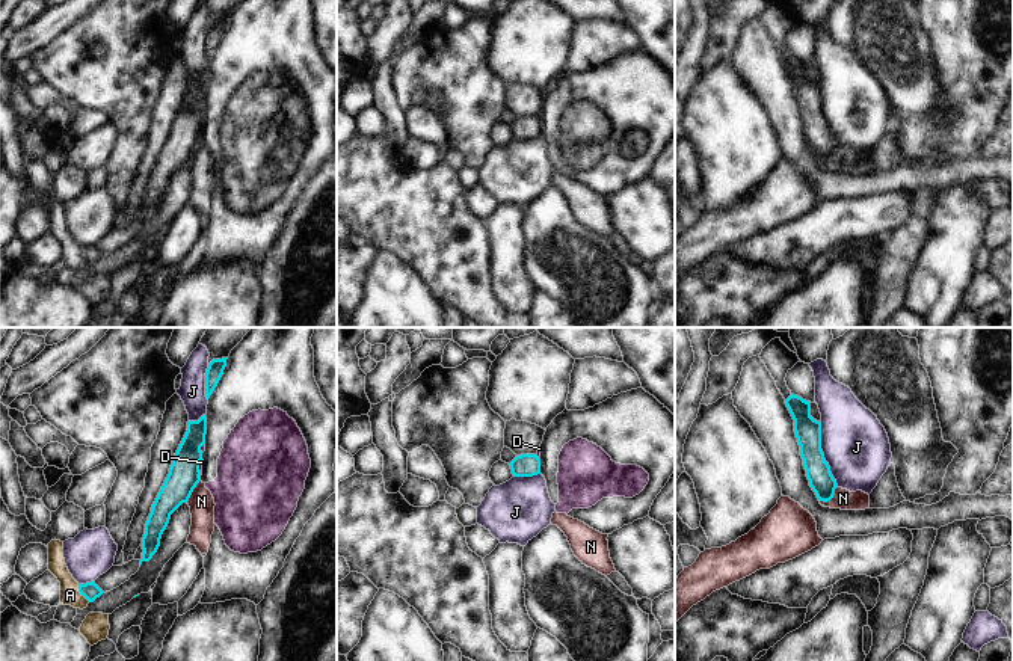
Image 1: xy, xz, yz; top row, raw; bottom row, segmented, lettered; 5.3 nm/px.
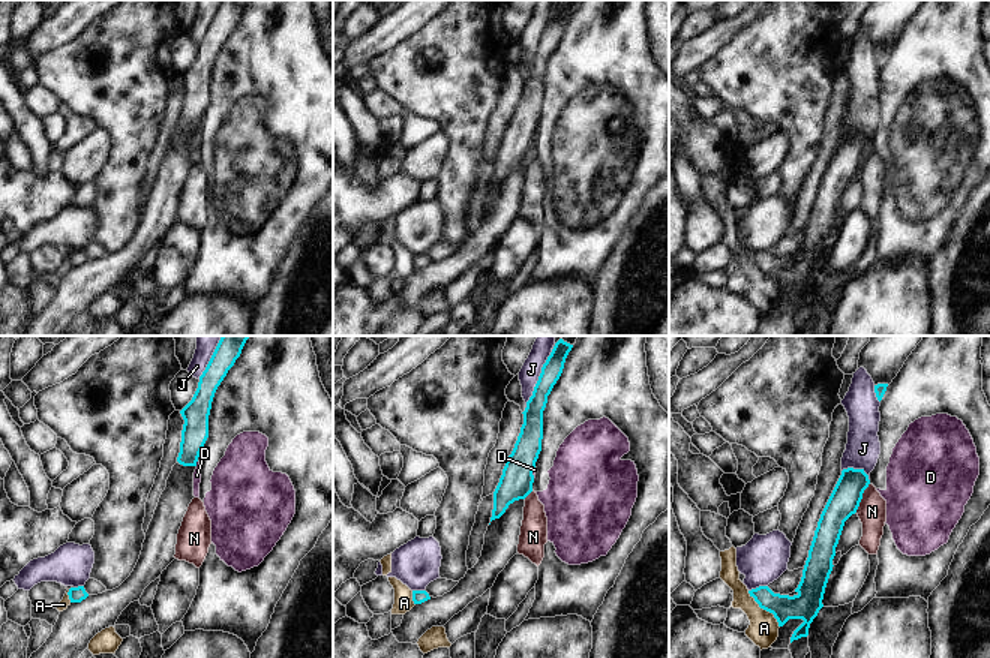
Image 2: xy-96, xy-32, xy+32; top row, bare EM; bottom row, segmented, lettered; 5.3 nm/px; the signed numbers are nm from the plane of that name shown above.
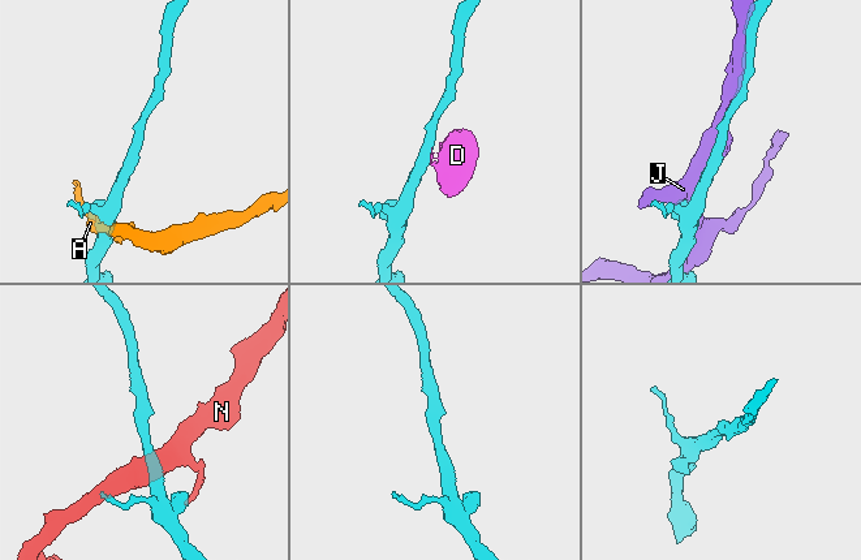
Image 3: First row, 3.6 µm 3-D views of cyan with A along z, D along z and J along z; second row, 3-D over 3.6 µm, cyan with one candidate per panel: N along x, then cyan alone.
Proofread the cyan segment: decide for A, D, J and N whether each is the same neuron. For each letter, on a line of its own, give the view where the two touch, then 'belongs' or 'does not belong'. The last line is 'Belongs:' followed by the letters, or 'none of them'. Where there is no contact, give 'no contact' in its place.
A: xy | does not belong
D: xy | does not belong
J: yz | does not belong
N: yz | does not belong
Belongs: none of them

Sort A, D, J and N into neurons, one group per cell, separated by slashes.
A / D / J / N

